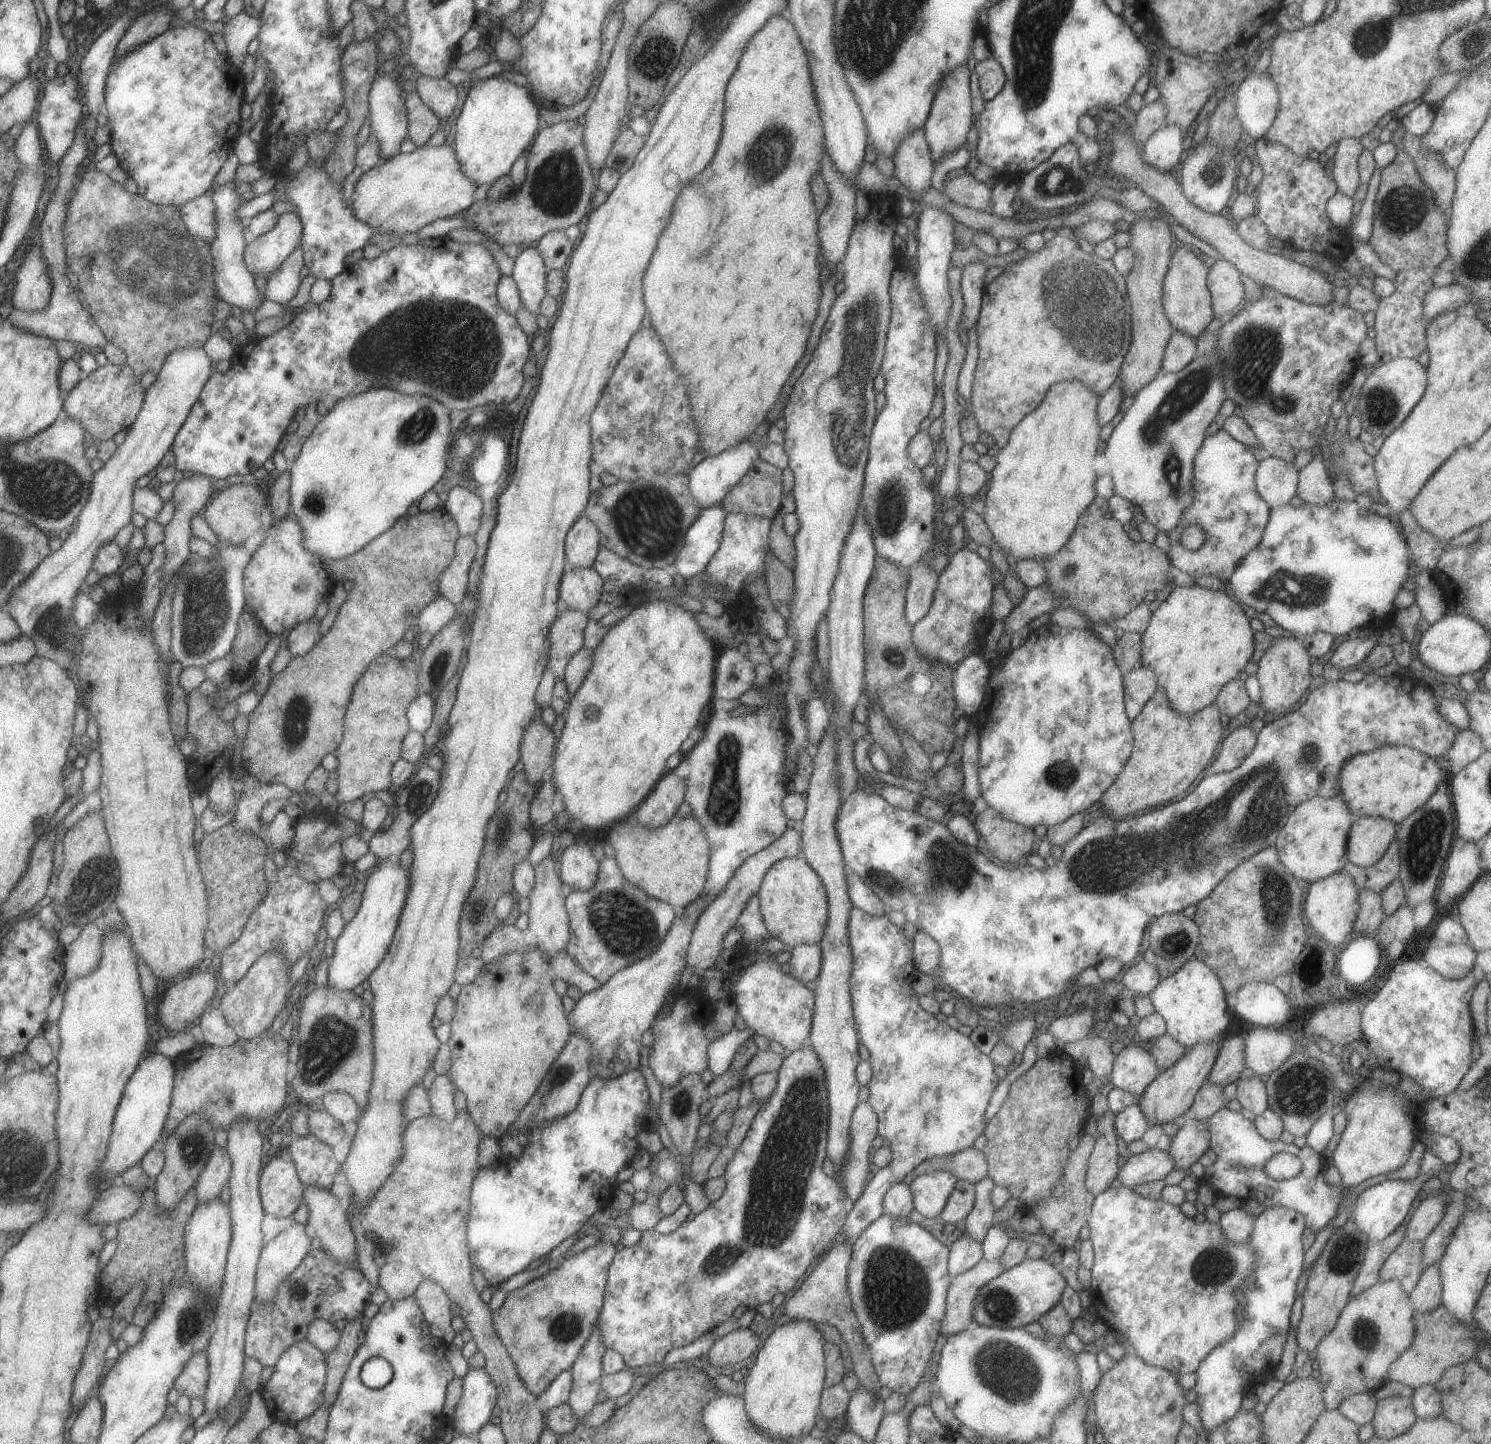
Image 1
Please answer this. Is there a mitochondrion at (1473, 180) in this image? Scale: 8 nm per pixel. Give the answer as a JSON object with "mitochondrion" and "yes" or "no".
{"mitochondrion":"no"}

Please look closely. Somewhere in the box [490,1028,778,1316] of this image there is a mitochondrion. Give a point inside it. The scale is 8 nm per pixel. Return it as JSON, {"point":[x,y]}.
{"point":[682,1100]}

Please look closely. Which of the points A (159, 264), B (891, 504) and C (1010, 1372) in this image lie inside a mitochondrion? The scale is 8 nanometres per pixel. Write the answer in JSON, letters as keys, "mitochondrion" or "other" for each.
{"A":"mitochondrion","B":"mitochondrion","C":"mitochondrion"}

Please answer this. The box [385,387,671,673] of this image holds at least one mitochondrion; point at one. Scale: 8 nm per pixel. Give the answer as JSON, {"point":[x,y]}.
{"point":[421,423]}

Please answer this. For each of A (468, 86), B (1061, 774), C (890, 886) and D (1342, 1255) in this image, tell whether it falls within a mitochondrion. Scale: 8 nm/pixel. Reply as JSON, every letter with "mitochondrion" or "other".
{"A":"other","B":"mitochondrion","C":"mitochondrion","D":"mitochondrion"}

